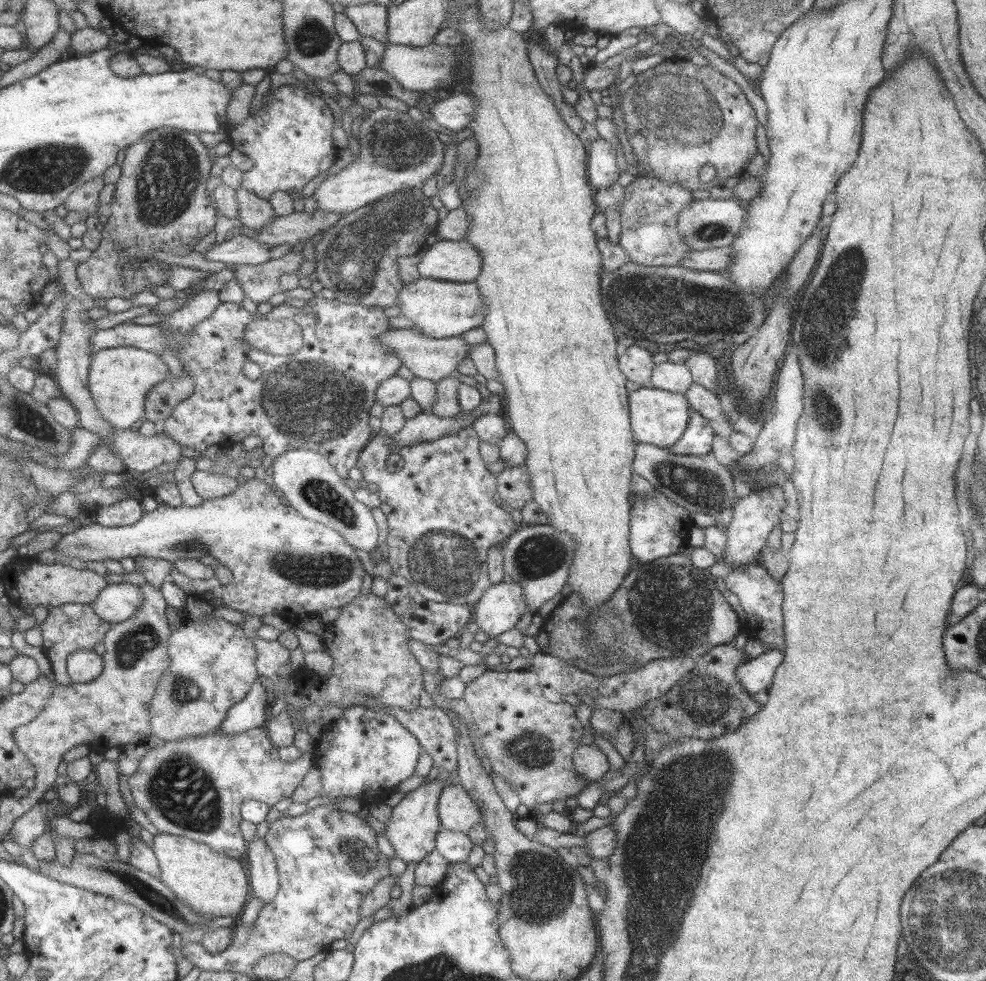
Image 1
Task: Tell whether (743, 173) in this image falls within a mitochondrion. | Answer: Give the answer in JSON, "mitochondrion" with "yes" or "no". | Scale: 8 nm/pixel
{"mitochondrion":"no"}

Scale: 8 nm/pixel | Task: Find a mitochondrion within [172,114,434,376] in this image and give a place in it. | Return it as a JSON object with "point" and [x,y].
{"point":[365,243]}

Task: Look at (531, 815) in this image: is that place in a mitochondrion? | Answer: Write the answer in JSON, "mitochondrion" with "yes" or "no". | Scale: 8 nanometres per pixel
{"mitochondrion":"no"}

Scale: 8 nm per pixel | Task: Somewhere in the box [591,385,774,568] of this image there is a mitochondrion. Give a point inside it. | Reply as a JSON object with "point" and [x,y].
{"point":[703,487]}

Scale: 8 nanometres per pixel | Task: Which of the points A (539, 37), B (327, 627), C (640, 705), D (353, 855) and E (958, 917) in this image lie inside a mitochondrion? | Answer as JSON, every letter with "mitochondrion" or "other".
{"A":"other","B":"other","C":"other","D":"mitochondrion","E":"mitochondrion"}

